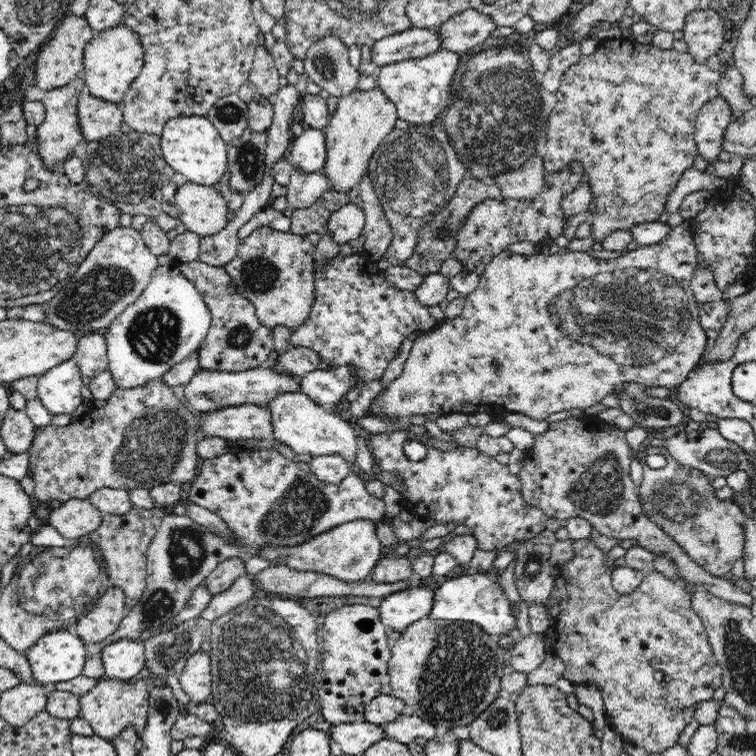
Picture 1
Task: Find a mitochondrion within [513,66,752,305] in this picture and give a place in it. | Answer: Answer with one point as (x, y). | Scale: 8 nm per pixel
(543, 142)

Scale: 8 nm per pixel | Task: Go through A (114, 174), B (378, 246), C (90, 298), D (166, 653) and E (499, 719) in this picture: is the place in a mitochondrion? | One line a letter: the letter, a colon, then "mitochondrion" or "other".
A: mitochondrion
B: other
C: mitochondrion
D: mitochondrion
E: mitochondrion

